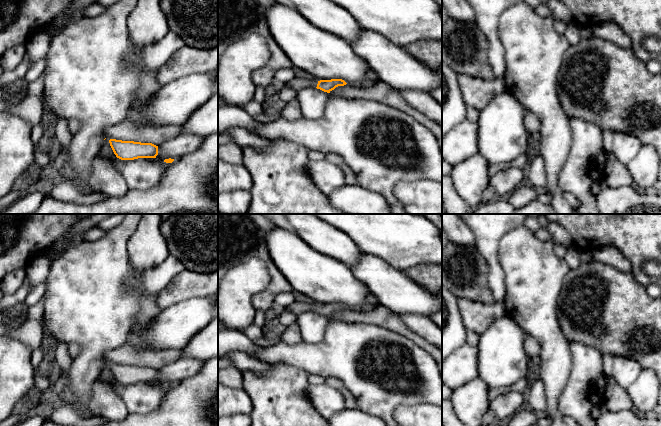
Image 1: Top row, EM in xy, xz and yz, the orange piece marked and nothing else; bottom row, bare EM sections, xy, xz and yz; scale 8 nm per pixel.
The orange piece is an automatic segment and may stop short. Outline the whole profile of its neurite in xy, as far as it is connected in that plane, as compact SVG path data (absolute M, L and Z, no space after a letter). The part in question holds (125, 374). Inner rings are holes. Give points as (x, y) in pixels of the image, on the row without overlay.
M110 363L109 367L116 381L121 384L156 382L158 379L158 370L152 367L122 365L116 363Z

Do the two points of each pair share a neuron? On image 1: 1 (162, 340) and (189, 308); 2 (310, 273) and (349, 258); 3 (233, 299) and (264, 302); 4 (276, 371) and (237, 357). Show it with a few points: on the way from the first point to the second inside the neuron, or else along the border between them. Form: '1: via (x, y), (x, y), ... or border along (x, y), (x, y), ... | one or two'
1: via (169, 332), (185, 316) | one
2: border along (318, 251), (343, 262), (347, 266) | two
3: border along (267, 283), (251, 298), (251, 303), (255, 309) | two
4: border along (266, 366), (266, 369), (261, 373), (243, 372) | two

